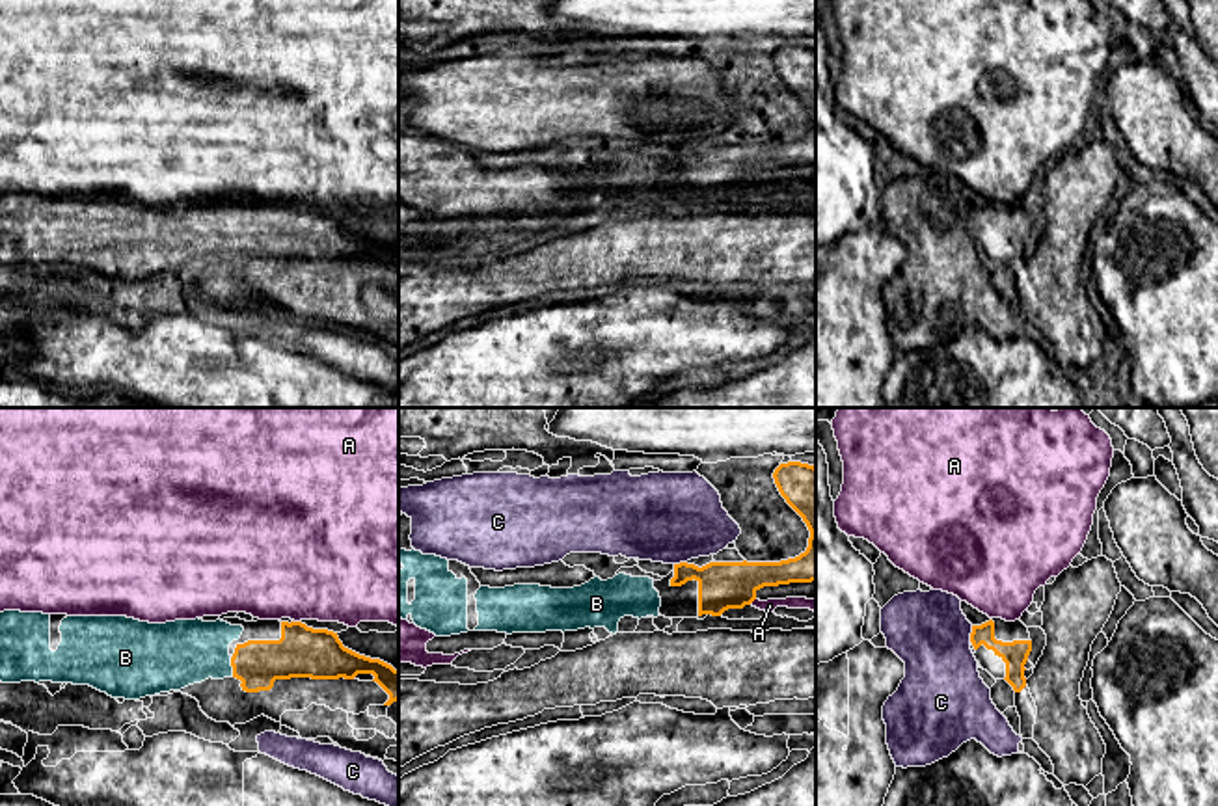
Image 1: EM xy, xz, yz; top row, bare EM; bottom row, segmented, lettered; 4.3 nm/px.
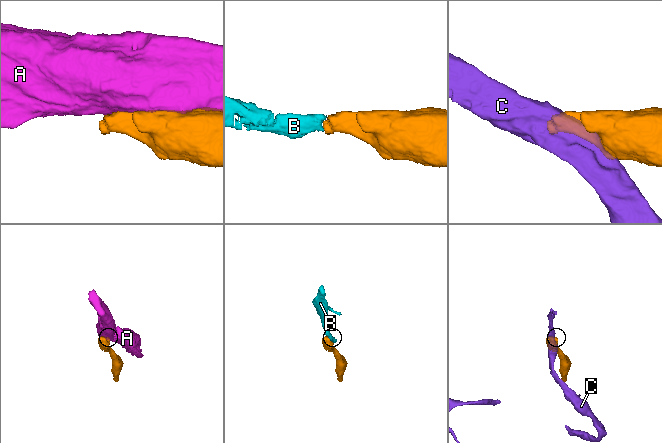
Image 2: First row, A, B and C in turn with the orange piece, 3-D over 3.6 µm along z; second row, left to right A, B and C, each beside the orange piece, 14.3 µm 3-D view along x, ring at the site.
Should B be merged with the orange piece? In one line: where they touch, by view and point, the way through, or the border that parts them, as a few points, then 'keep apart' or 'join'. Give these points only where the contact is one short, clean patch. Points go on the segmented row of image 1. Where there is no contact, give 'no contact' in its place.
meets orange in xy at (231, 665); runs through xy (257, 663), (231, 665), (205, 654), (175, 654); join

